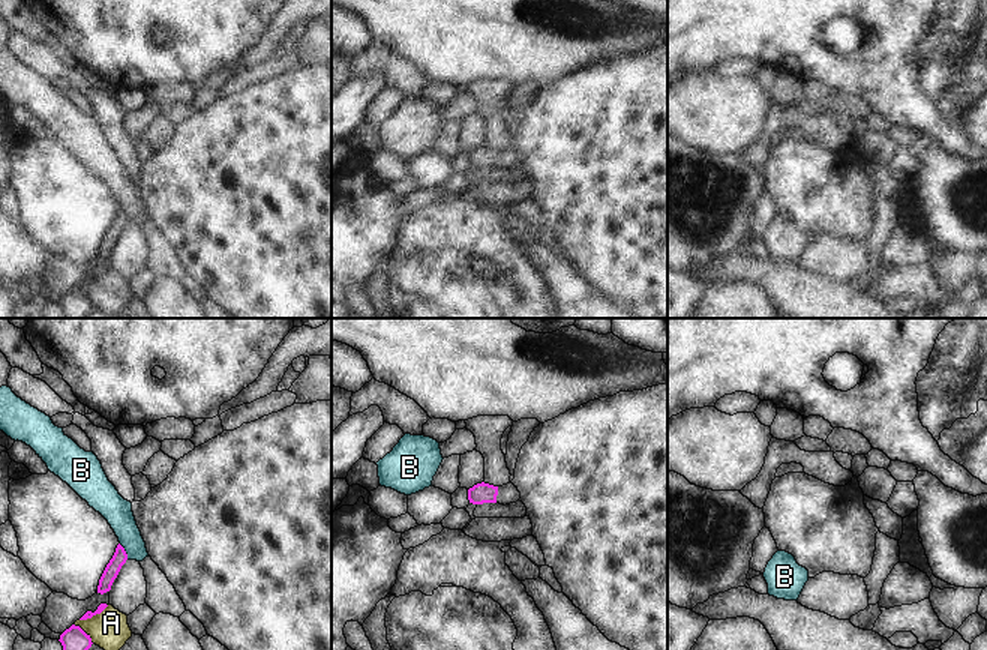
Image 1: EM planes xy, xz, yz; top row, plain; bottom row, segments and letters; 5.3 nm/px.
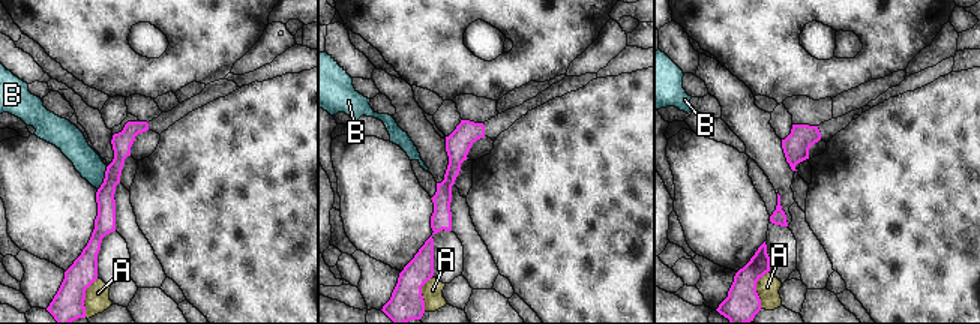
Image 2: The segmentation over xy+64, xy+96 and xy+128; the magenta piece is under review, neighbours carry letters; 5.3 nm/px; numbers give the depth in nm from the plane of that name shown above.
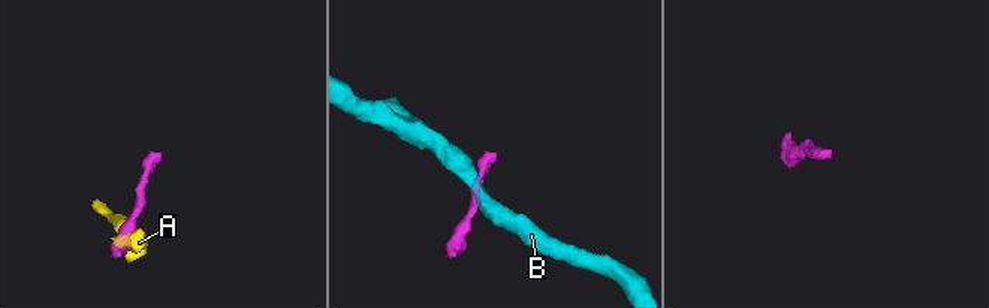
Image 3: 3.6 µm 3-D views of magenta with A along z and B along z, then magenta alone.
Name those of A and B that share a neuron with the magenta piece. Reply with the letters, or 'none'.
none

